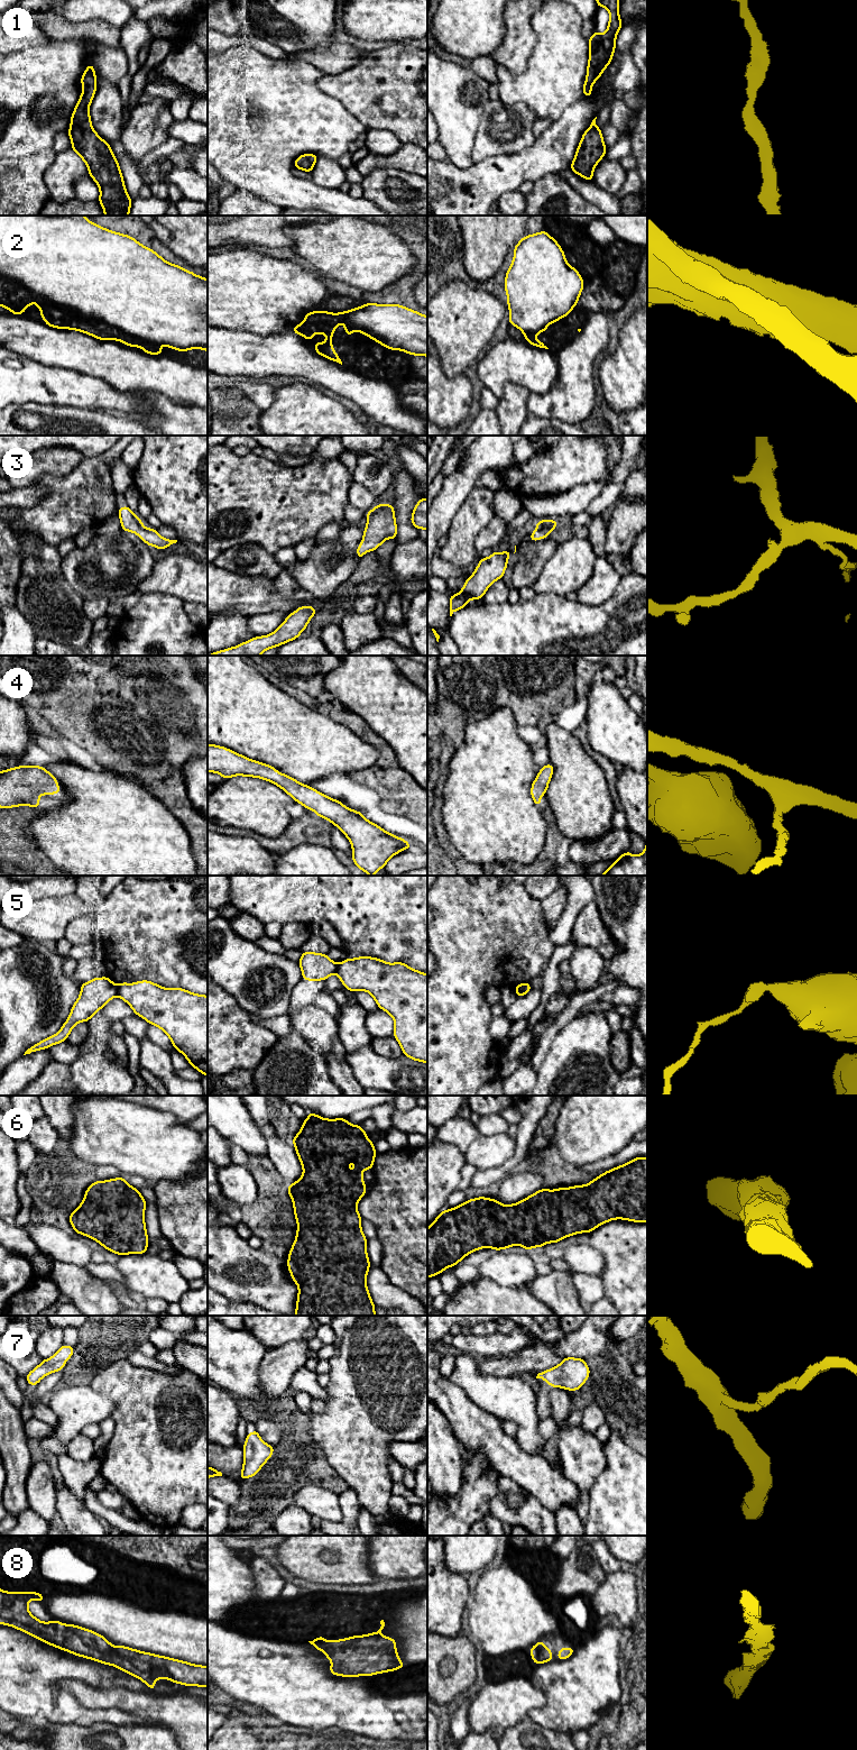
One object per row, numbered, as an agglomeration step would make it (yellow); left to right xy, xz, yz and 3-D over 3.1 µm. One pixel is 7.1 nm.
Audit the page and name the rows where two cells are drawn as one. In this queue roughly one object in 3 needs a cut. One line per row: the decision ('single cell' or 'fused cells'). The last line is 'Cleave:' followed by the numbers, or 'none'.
1: single cell
2: fused cells
3: single cell
4: single cell
5: fused cells
6: single cell
7: single cell
8: single cell
Cleave: 2, 5

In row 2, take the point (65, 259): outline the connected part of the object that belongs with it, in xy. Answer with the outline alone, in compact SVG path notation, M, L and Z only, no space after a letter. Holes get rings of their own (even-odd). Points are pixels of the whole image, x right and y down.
M0 216L0 276L21 285L33 303L47 306L56 303L80 312L82 315L100 320L129 335L165 345L185 352L190 349L208 351L208 280L171 264L153 249L142 246L135 238L114 232L89 221L84 216Z

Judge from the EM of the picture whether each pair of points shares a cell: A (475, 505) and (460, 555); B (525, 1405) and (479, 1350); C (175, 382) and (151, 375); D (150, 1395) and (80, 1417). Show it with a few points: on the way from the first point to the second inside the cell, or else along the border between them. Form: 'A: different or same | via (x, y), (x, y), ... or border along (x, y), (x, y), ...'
A: same | via (471, 518), (462, 532), (460, 542)
B: different | border along (454, 1353), (469, 1353), (478, 1358)
C: same | via (169, 376), (157, 375)
D: different | border along (93, 1390), (112, 1401), (113, 1410), (110, 1417)

